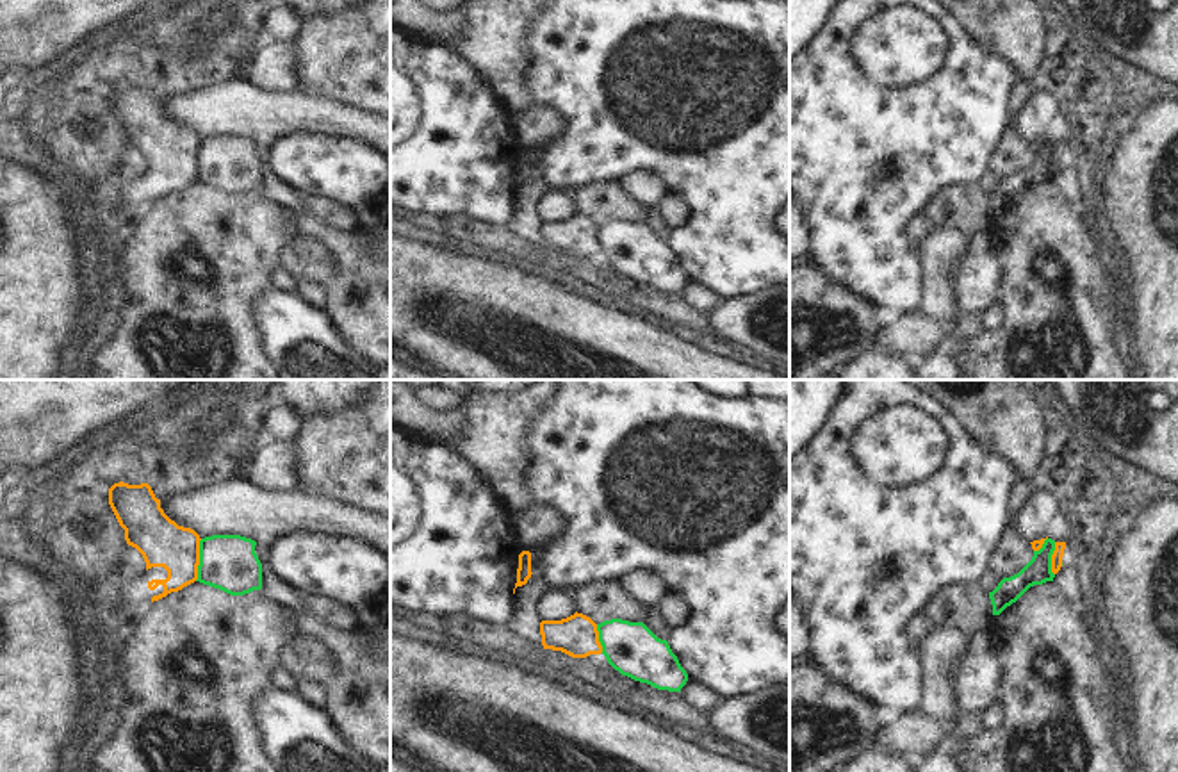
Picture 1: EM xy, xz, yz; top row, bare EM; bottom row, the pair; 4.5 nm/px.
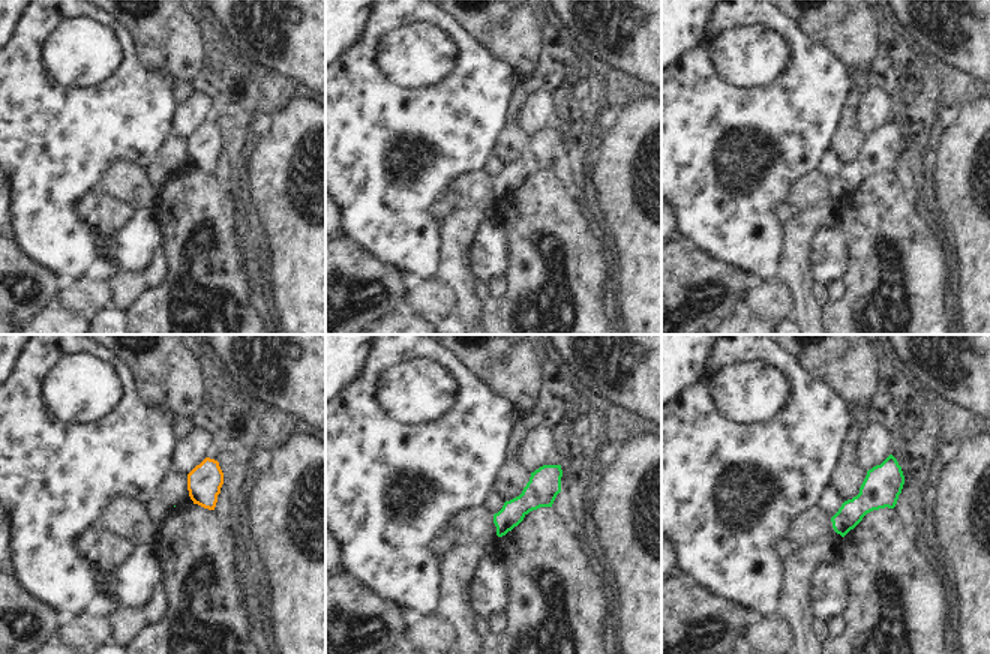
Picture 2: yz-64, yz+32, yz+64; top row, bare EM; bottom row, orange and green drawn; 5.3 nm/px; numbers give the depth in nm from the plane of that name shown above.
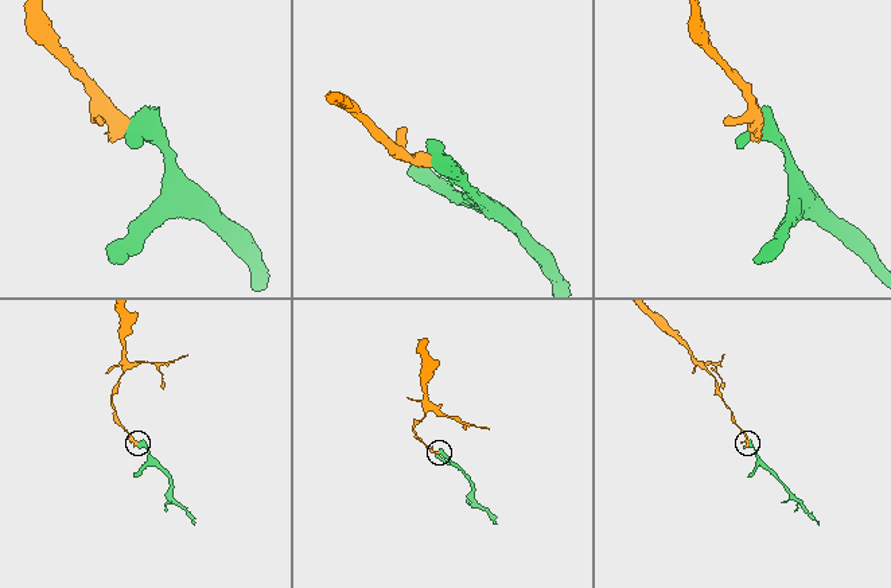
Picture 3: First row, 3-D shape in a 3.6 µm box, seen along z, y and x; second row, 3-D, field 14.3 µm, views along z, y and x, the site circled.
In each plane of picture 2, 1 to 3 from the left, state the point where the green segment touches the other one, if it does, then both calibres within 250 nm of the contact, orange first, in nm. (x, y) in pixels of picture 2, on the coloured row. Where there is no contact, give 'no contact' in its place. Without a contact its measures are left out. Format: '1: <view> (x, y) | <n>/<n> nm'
1: no contact
2: no contact
3: no contact

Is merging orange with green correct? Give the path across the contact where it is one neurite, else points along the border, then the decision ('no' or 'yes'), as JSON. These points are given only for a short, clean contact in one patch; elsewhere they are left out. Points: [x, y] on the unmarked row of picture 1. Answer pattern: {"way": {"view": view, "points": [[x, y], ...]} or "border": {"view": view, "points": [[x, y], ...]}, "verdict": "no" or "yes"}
{"border": {"view": "xy", "points": [[202, 139], [195, 180]]}, "verdict": "no"}

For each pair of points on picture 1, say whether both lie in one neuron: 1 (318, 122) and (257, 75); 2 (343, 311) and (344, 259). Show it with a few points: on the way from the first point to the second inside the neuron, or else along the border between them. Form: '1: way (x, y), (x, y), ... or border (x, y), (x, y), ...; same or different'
1: border (248, 81), (268, 91), (294, 91); different
2: way (344, 298), (344, 271); same

